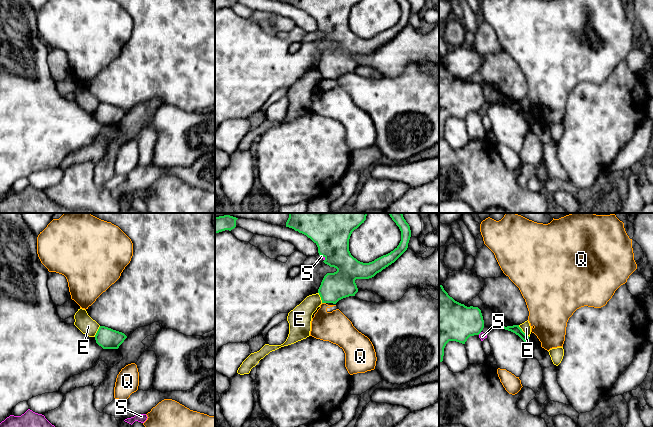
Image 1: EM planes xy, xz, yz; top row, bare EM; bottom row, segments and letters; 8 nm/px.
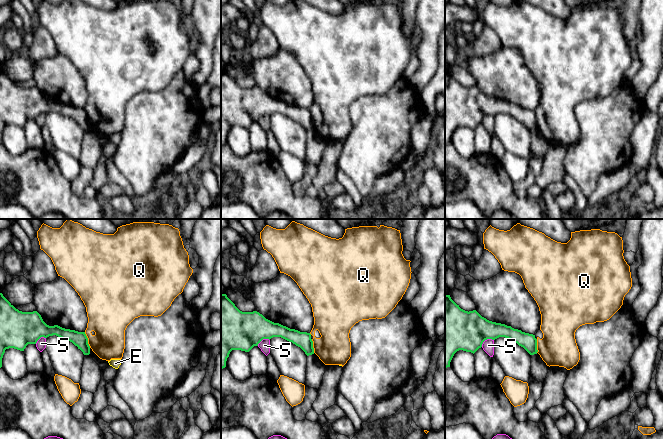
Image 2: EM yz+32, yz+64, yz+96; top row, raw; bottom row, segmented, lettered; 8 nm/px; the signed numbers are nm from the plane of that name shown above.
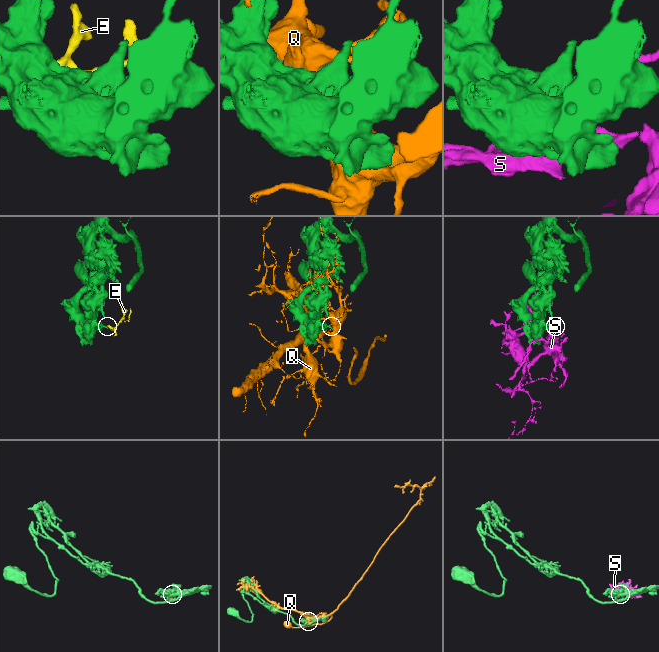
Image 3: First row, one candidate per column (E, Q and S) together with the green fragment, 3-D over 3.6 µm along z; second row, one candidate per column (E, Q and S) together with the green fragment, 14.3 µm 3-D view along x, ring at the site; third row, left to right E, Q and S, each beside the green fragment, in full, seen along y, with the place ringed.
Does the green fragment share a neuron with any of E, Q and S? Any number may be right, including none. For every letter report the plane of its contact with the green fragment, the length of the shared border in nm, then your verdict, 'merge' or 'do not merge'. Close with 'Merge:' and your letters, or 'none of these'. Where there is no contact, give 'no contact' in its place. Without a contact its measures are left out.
E: contact in yz; length 130 nm; do not merge
Q: contact in xz; length 30 nm; do not merge
S: contact in xz; length 50 nm; do not merge
Merge: none of these

